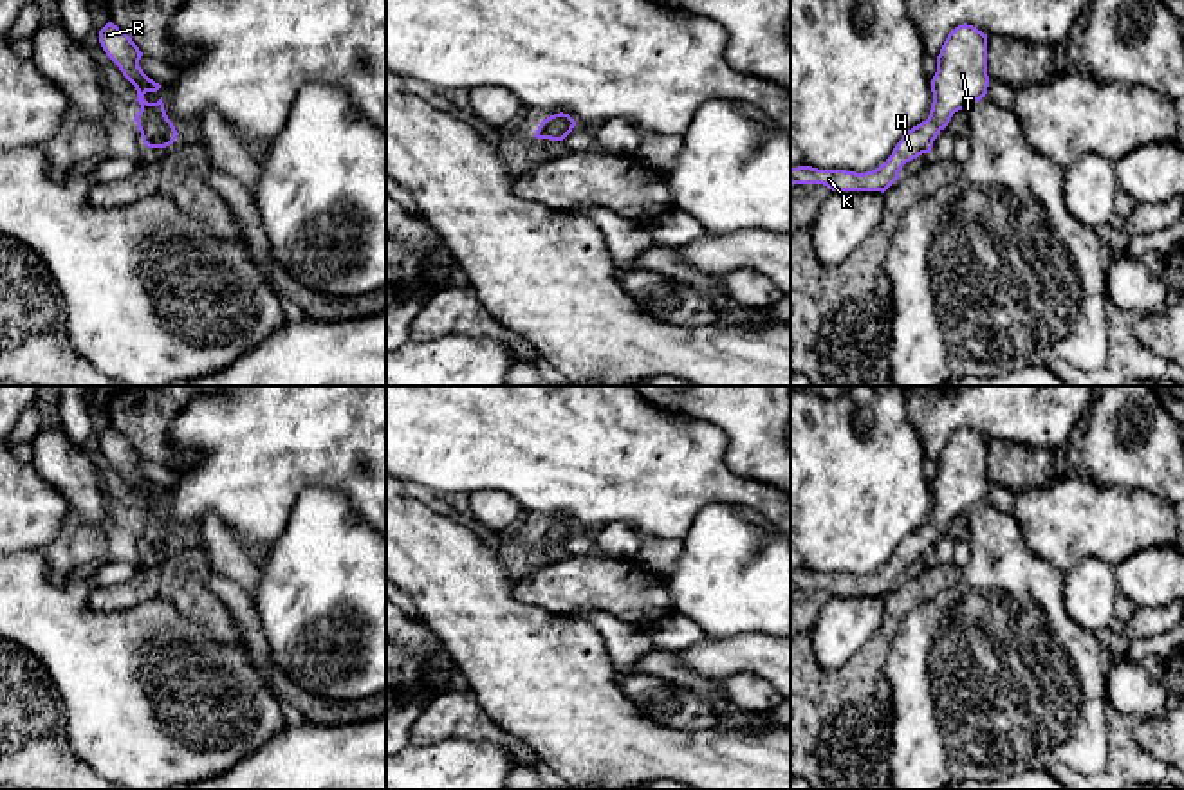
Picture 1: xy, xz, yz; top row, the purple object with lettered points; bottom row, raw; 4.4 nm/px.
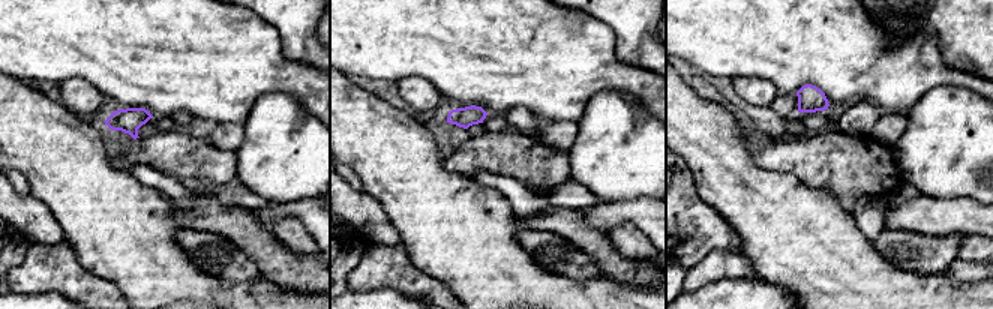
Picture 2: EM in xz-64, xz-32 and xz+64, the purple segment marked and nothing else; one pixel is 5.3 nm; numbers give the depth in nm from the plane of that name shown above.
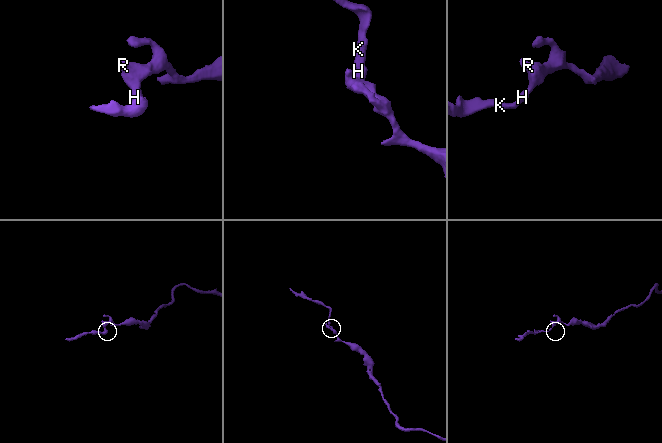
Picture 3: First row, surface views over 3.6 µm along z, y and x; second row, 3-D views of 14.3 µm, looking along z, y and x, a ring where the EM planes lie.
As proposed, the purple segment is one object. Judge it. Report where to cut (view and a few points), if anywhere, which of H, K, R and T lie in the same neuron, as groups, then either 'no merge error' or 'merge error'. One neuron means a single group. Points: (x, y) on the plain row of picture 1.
cut none; groups H K R T; no merge error

